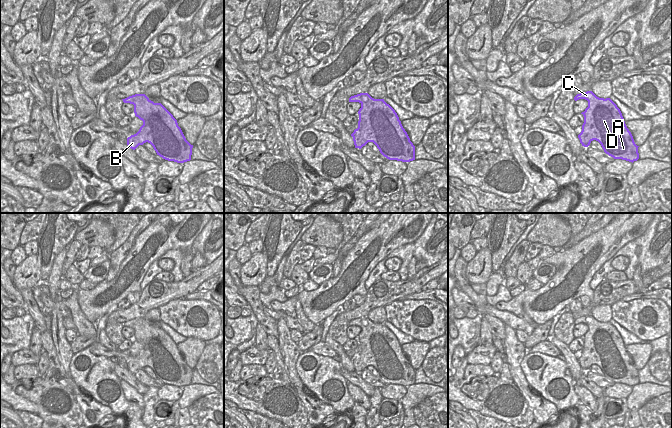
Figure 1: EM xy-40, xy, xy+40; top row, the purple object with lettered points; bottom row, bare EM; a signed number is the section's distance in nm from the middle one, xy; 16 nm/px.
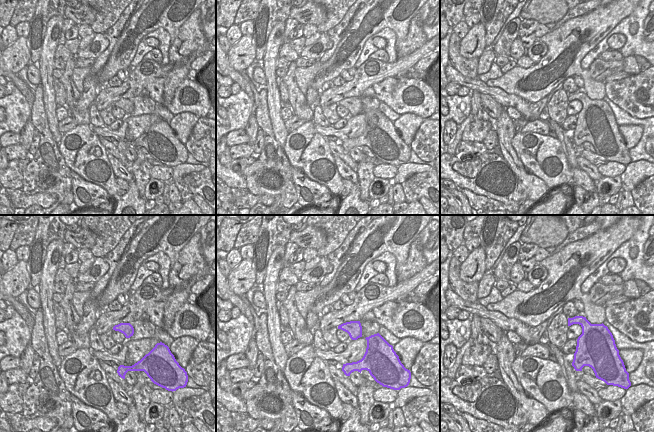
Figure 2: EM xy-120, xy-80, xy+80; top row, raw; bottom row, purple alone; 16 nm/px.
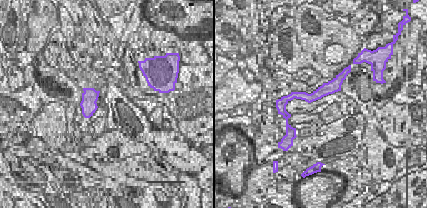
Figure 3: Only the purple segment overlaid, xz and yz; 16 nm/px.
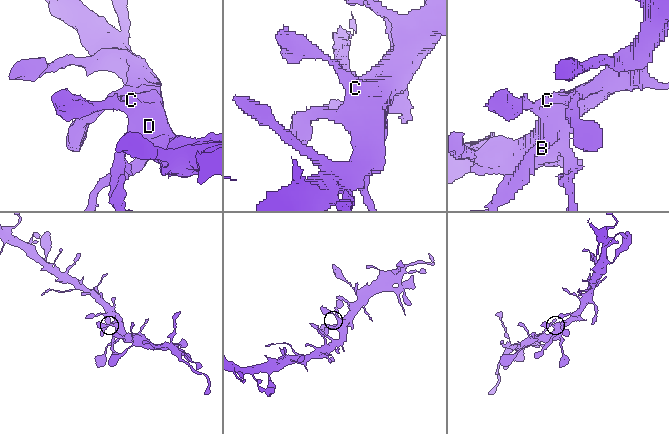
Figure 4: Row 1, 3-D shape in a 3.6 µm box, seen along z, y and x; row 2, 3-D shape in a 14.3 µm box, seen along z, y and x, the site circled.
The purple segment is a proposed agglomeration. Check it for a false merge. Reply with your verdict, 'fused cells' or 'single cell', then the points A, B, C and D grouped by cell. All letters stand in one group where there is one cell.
single cell | A B C D

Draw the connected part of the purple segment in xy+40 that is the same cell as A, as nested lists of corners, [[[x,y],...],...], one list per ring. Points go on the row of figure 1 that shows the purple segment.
[[[592,91],[577,94],[574,100],[585,99],[588,101],[588,107],[581,114],[584,116],[582,131],[578,135],[580,143],[588,147],[593,140],[598,141],[604,152],[614,159],[622,159],[634,162],[639,159],[638,147],[633,136],[627,128],[620,109],[610,98],[599,98]]]

